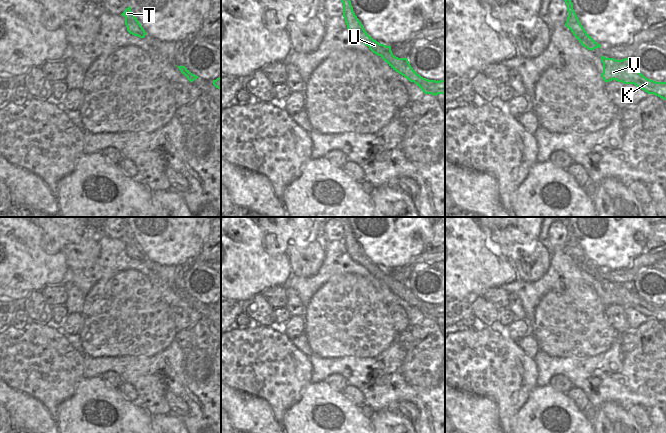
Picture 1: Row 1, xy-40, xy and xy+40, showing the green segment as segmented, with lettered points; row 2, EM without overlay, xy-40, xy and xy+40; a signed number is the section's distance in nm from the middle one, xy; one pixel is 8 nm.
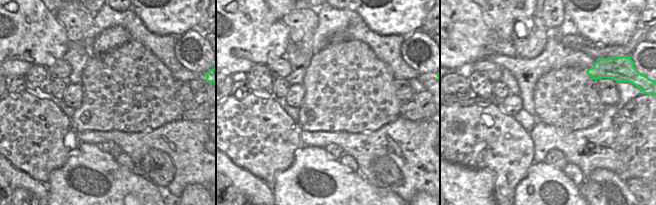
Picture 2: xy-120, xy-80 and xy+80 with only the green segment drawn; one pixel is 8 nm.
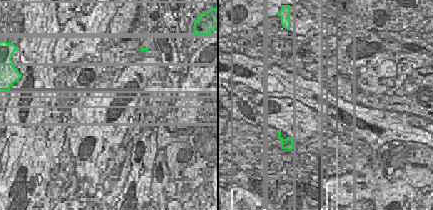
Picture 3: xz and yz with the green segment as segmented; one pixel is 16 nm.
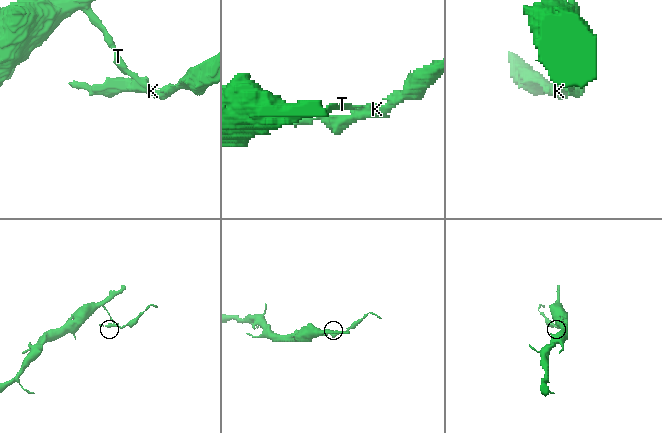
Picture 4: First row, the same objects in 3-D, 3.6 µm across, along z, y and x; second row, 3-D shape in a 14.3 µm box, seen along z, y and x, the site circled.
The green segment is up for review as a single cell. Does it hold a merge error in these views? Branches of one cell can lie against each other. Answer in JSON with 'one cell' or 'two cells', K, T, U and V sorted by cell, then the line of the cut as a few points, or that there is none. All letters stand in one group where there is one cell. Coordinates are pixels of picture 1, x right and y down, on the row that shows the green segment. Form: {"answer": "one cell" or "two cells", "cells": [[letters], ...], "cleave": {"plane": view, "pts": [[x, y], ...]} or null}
{"answer": "two cells", "cells": [["K", "V"], ["T", "U"]], "cleave": {"plane": "xy", "pts": [[390, 49], [381, 56]]}}

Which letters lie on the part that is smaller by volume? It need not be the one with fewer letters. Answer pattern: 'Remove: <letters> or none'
Remove: K, V

